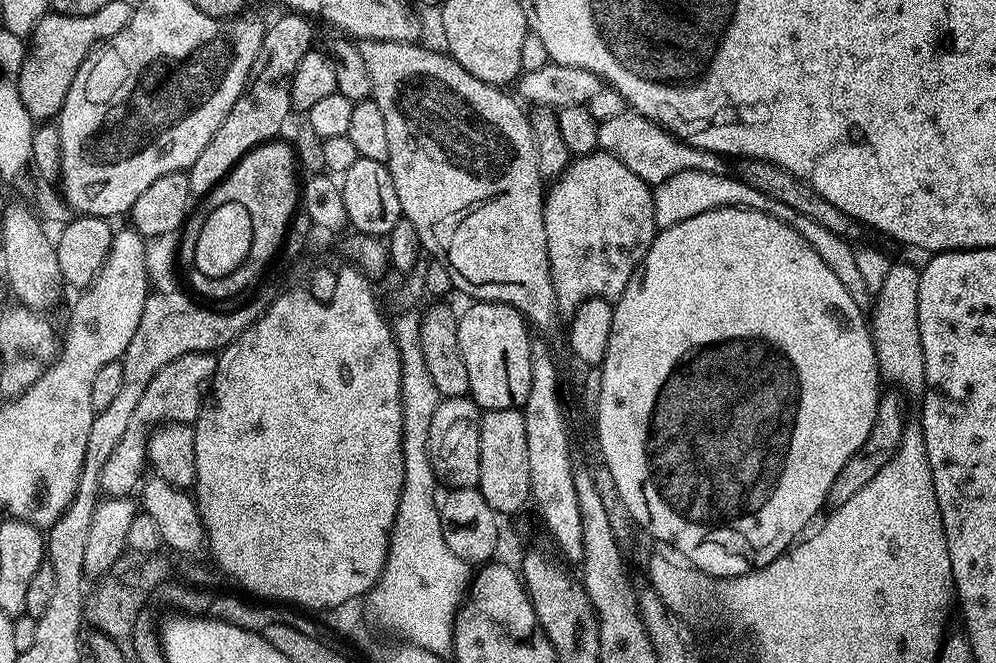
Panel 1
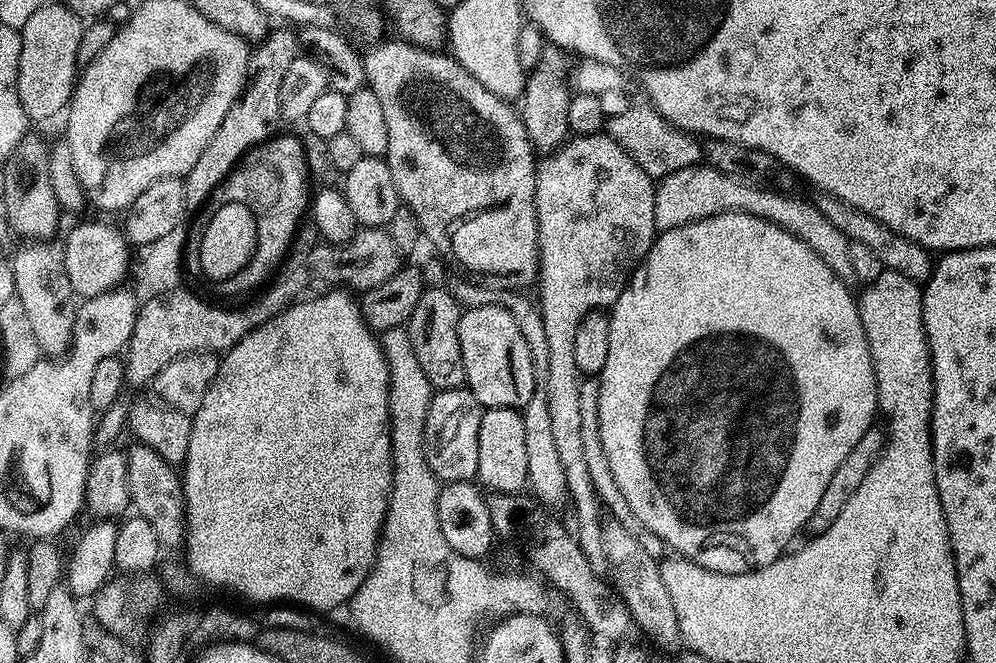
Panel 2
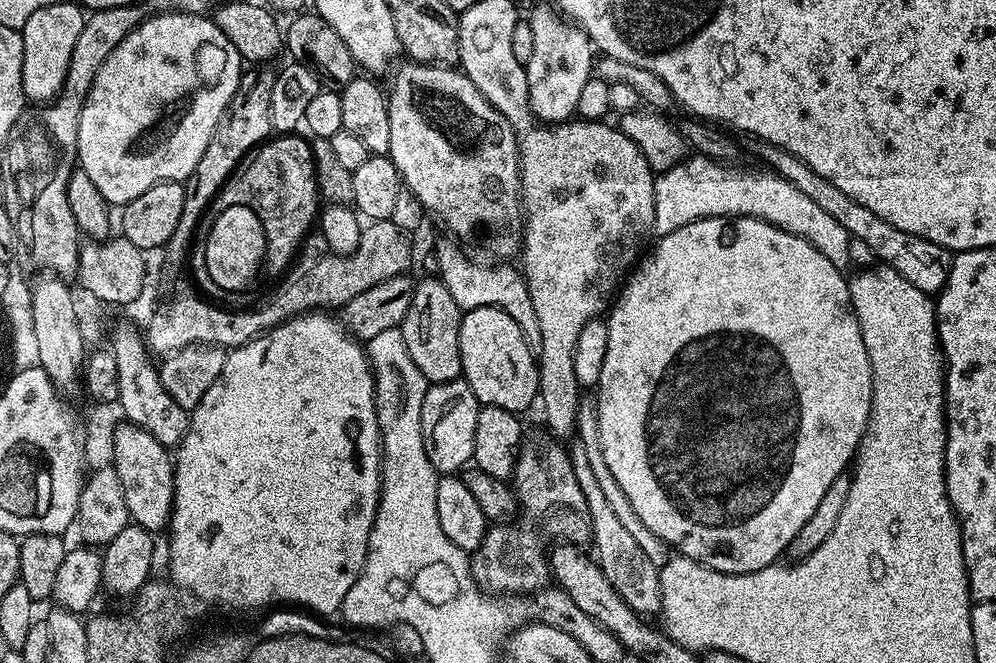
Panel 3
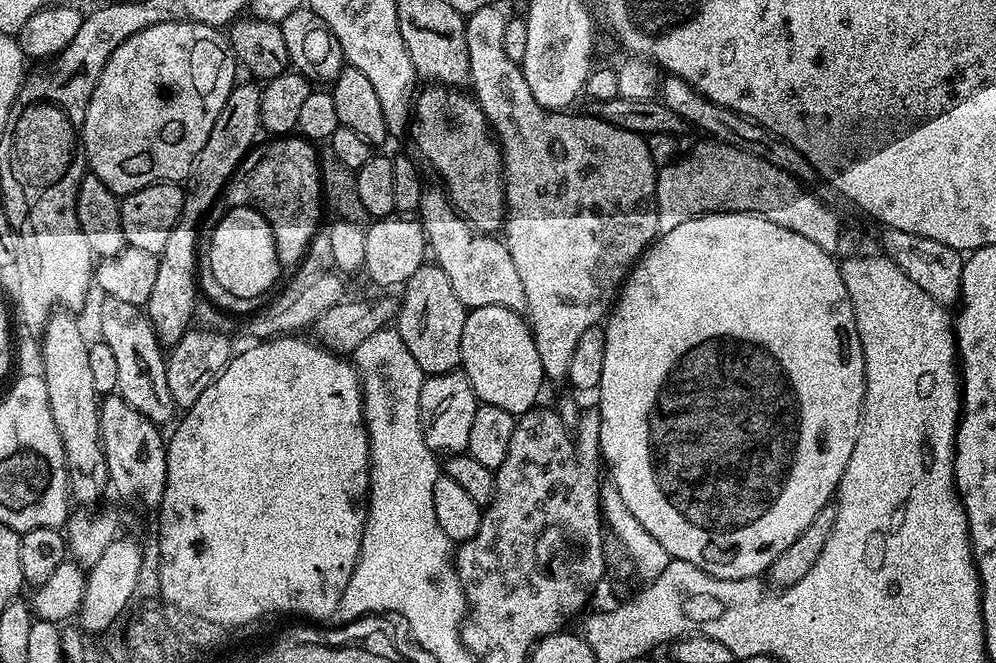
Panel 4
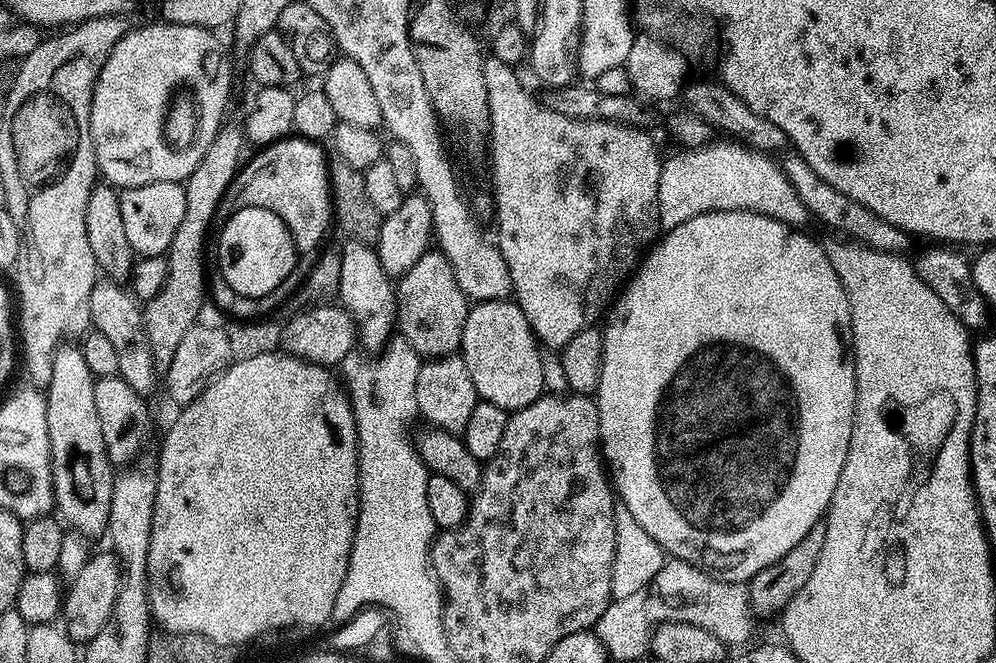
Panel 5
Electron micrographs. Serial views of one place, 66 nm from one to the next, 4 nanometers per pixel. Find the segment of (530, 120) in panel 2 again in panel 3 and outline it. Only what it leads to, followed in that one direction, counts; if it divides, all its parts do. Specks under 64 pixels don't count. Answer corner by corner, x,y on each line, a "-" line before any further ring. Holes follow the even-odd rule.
540,4
527,17
534,33
534,47
526,66
526,82
532,112
537,121
562,124
576,116
582,86
594,76
594,45
586,33
569,22
555,7

